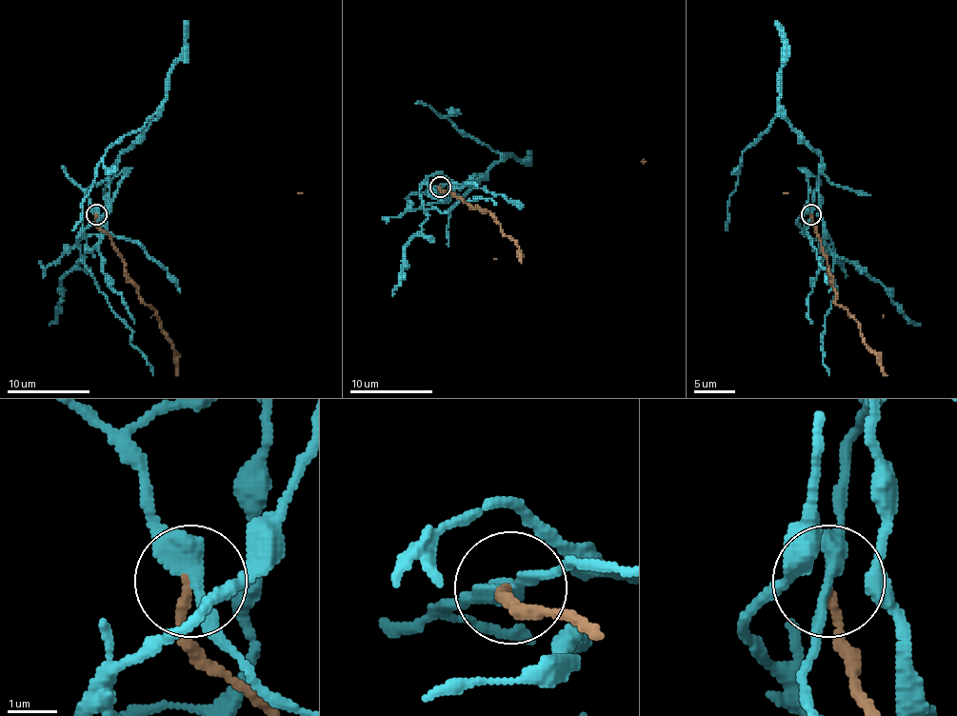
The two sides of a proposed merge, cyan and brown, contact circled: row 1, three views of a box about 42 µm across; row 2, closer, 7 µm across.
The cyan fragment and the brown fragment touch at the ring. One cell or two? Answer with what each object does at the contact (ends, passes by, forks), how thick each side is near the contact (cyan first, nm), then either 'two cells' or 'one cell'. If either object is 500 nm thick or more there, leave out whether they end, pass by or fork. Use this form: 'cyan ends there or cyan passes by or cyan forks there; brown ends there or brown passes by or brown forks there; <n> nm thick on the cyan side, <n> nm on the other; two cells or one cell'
cyan passes by; brown ends there; 360 nm thick on the cyan side, 140 nm on the other; two cells

